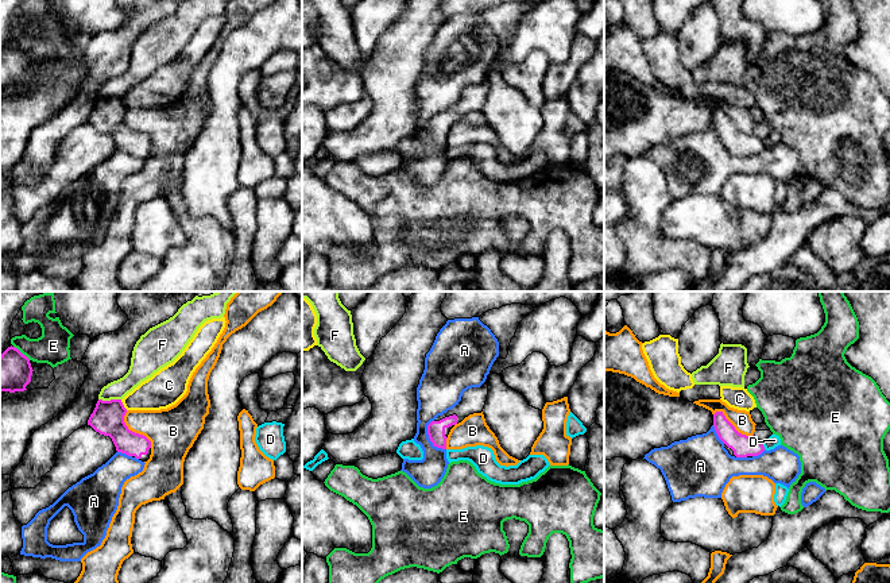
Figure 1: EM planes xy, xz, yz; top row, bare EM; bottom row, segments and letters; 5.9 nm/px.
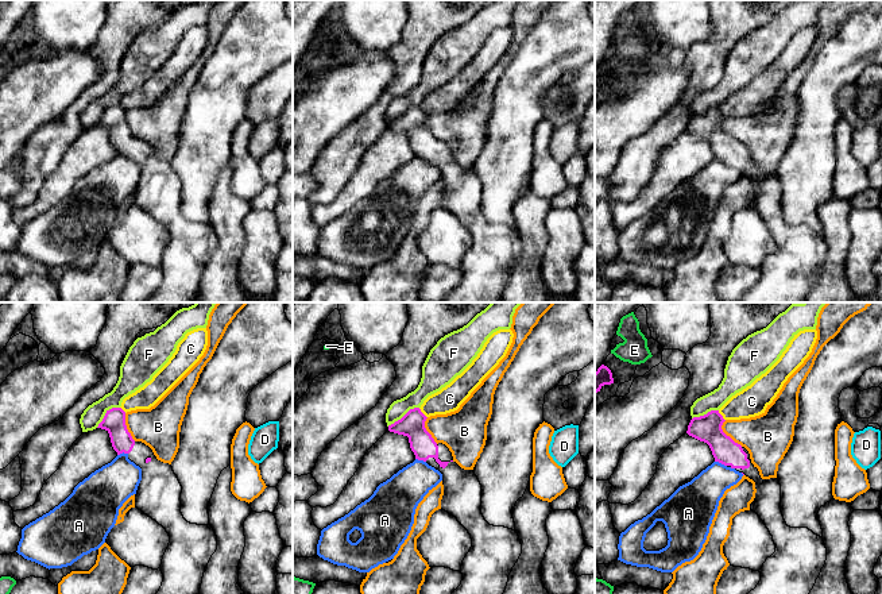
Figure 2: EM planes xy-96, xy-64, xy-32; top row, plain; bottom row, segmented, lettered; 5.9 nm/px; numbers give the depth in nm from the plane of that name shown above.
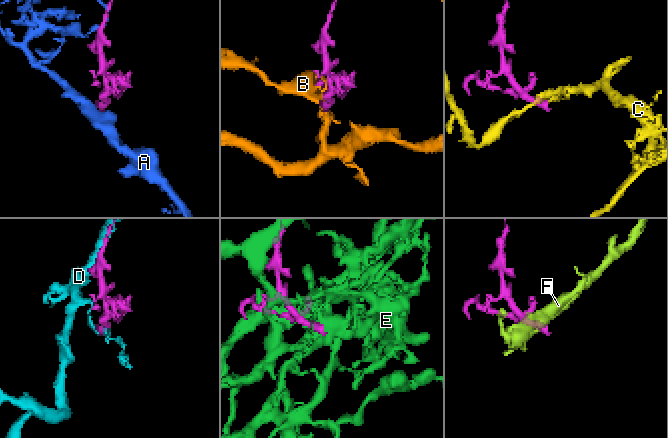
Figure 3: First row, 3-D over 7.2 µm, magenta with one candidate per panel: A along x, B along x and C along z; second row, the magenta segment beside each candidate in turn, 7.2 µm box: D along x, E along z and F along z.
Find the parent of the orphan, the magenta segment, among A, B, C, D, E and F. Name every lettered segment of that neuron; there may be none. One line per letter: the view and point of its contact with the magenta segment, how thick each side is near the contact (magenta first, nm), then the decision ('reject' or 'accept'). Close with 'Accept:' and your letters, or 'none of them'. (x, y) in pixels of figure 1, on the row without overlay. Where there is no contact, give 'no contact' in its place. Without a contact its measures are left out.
A: xz (429, 135) | 110/220 nm | reject
B: xy (134, 130) | 190/280 nm | reject
C: xy (123, 103) | 190/220 nm | reject
D: yz (762, 143) | 130/70 nm | reject
E: xy (20, 50) | 240/190 nm | reject
F: xy (111, 97) | 190/140 nm | reject
Accept: none of them

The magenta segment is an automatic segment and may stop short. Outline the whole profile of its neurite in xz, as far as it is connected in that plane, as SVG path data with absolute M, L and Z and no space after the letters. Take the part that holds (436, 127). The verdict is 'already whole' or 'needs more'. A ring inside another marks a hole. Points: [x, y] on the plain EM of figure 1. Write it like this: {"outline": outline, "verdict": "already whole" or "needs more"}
{"outline": "M487 78L480 85L464 89L461 99L427 123L427 132L434 144L446 147L450 127L473 111L481 111L488 93Z", "verdict": "needs more"}

